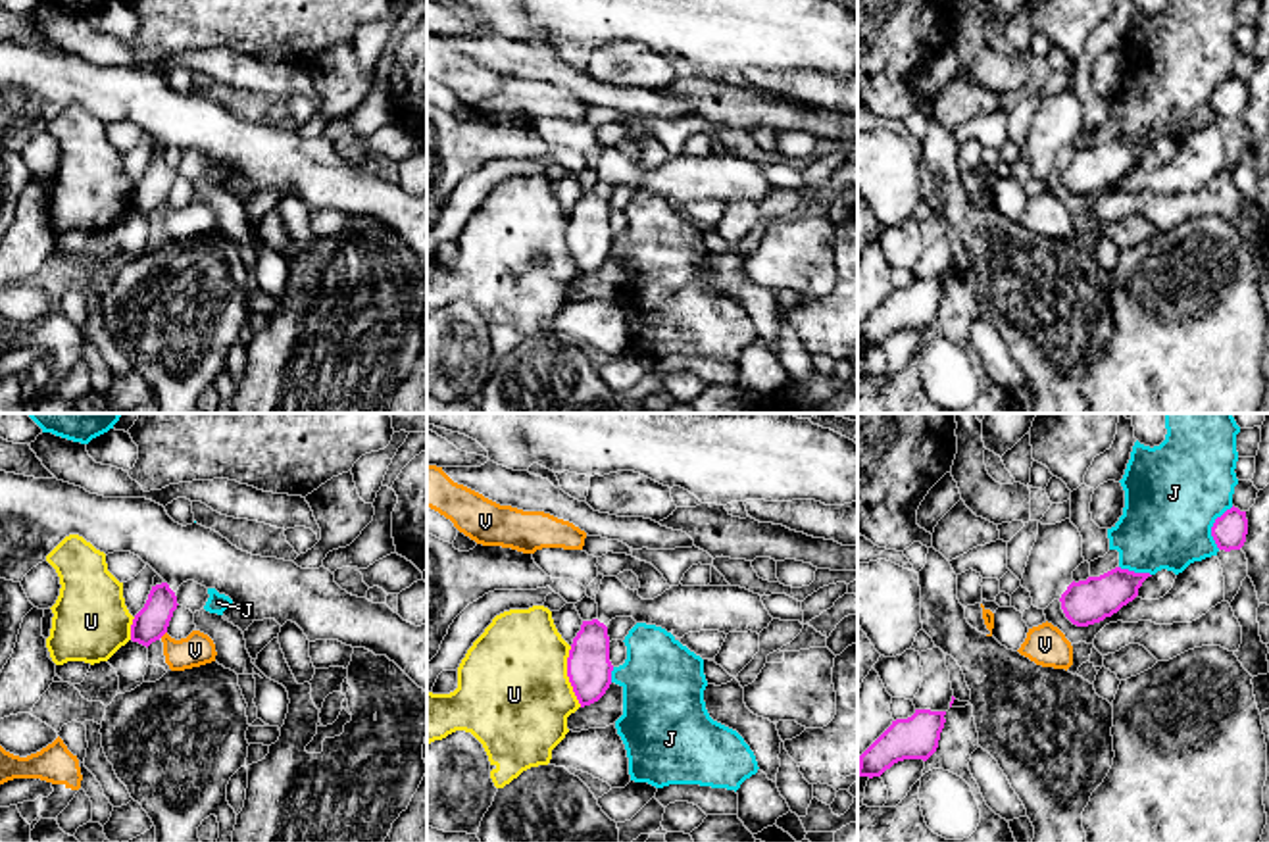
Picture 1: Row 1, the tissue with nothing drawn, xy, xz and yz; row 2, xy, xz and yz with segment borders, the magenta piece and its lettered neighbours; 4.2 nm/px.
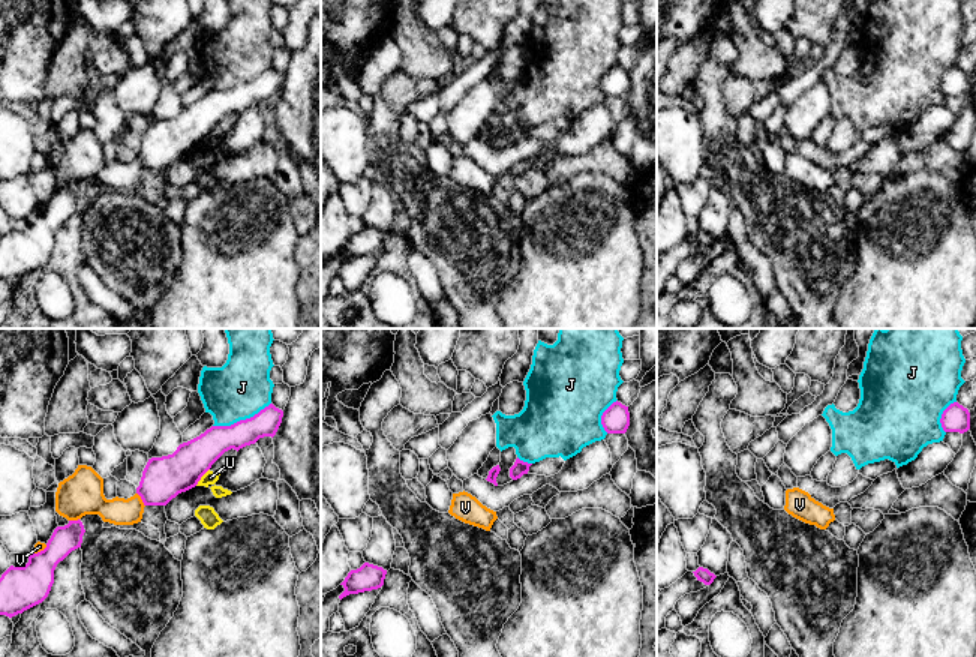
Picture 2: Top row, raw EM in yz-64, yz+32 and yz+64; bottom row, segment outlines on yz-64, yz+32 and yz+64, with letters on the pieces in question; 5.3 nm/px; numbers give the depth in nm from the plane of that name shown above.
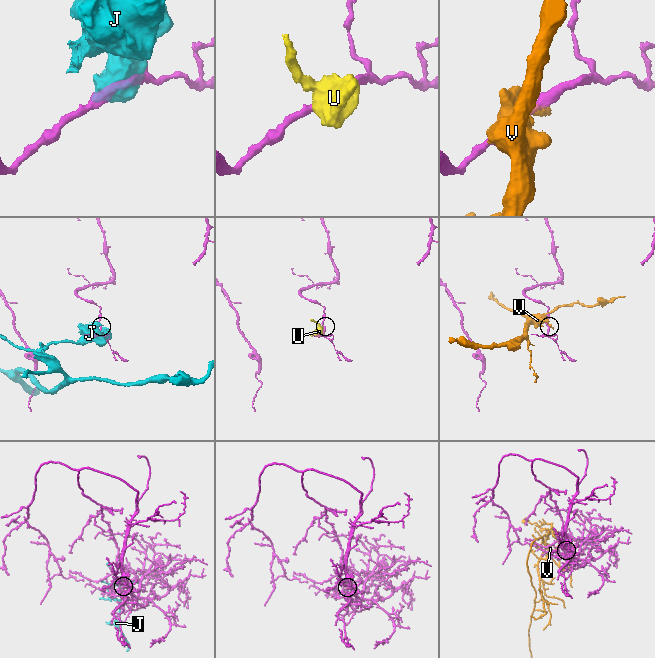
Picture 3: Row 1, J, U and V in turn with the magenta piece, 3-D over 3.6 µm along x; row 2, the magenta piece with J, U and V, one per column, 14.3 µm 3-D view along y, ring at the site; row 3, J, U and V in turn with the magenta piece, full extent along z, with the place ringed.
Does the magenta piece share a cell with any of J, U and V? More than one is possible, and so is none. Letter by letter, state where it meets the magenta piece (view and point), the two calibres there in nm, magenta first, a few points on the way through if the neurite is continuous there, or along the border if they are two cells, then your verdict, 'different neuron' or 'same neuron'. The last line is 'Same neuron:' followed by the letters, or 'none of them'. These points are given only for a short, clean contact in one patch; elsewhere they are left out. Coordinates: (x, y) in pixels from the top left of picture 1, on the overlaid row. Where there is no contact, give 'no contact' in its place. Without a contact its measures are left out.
J: contact yz (1214, 525); calibres 150 and 420 nm; different neuron
U: contact xz (568, 675); calibres 190 and 480 nm; different neuron
V: contact xy (162, 635); calibres 150 and 140 nm; different neuron
Same neuron: none of them

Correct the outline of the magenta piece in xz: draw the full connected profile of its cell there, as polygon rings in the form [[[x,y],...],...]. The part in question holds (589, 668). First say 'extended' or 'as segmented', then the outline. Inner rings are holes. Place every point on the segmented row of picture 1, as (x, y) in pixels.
as segmented; [[[598,619],[583,621],[567,657],[567,677],[581,707],[606,694],[611,671],[608,627]]]

